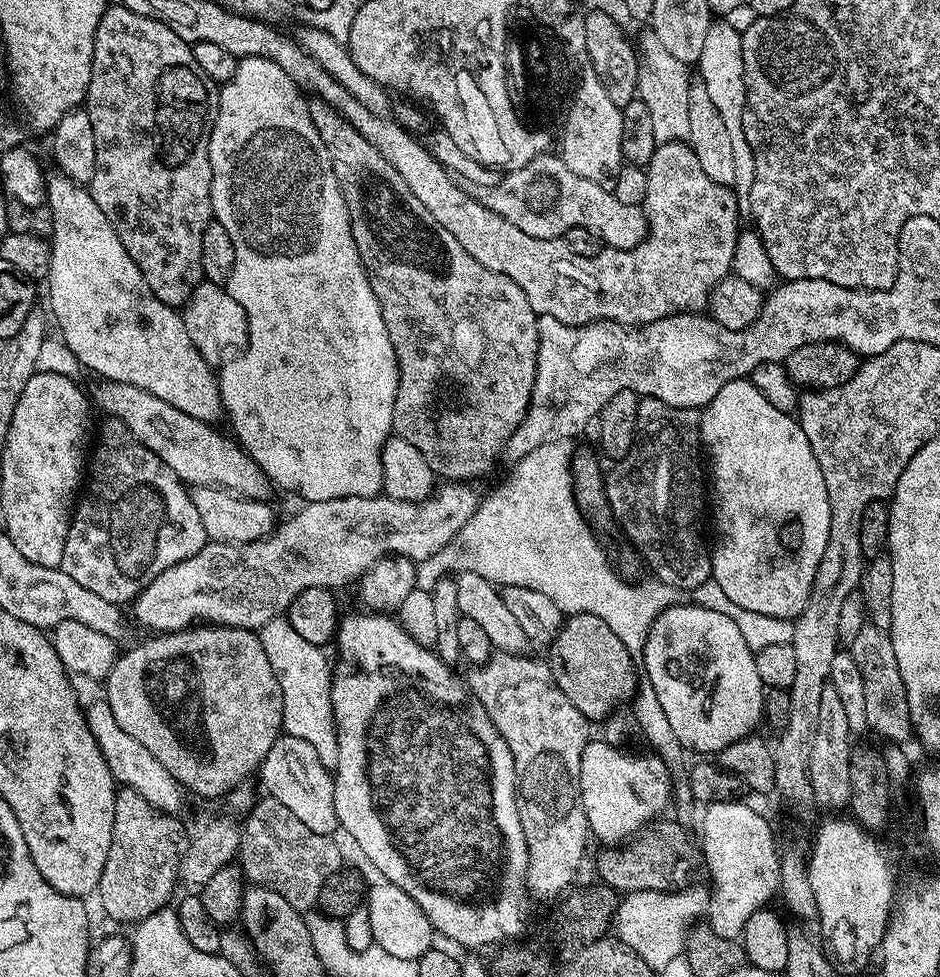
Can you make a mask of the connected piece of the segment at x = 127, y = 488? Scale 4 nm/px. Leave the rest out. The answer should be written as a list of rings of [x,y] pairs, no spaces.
[[[104,418],[101,421],[96,449],[90,452],[90,480],[92,476],[93,484],[83,489],[75,505],[59,568],[70,574],[78,586],[86,586],[86,590],[99,594],[111,604],[124,606],[135,600],[144,587],[162,574],[162,570],[170,570],[170,566],[198,554],[209,539],[206,526],[202,526],[202,518],[192,501],[191,491],[183,480],[176,477],[174,470],[142,446],[121,420]]]

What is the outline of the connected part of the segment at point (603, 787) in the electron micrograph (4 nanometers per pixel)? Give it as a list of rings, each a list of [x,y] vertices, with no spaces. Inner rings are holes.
[[[596,738],[582,750],[580,767],[580,797],[586,810],[588,830],[593,837],[601,840],[604,846],[620,846],[631,841],[642,828],[647,828],[661,814],[667,813],[673,799],[673,778],[663,764],[662,758],[655,754],[631,756],[623,747],[612,747],[603,739]]]

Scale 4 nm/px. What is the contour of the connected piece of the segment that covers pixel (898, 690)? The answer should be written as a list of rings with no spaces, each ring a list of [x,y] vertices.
[[[865,622],[858,638],[854,638],[850,651],[866,689],[866,722],[869,729],[873,733],[876,731],[884,742],[904,742],[907,736],[913,735],[913,730],[910,706],[906,702],[906,688],[902,686],[902,674],[898,674],[898,658],[894,658],[891,635]]]

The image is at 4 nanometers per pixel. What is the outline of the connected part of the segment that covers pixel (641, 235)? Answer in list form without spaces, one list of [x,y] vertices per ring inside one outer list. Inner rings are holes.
[[[545,154],[535,156],[526,166],[518,170],[501,175],[500,182],[489,188],[476,188],[474,195],[477,200],[494,210],[506,222],[518,226],[522,234],[530,234],[534,238],[559,240],[565,236],[571,227],[585,227],[592,230],[607,247],[610,248],[636,248],[648,236],[648,219],[641,206],[626,206],[614,198],[611,187],[590,182],[590,178],[578,178],[574,170],[566,166],[566,162],[559,155]]]

